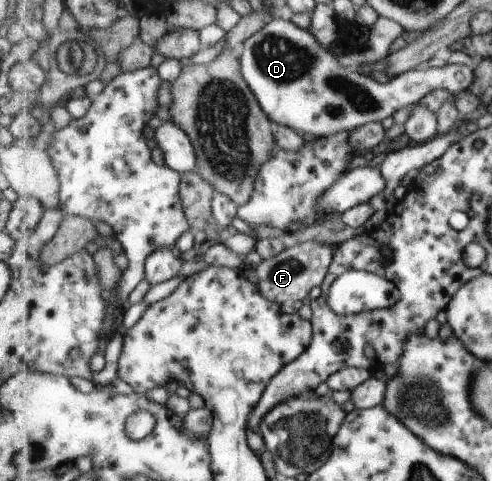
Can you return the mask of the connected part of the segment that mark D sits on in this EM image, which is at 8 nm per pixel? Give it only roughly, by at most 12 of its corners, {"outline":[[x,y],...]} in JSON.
{"outline":[[275,18],[241,47],[274,124],[329,137],[427,94],[469,91],[464,64],[386,84]]}

